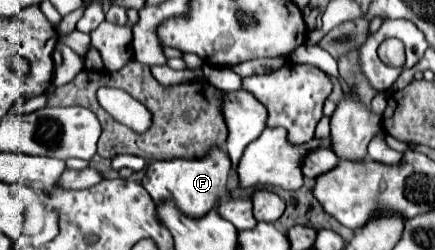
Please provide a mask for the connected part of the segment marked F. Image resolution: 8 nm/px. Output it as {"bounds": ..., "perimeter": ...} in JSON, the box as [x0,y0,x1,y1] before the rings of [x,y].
{"bounds":[143,146,231,218],"perimeter":[[[213,146],[203,158],[193,158],[193,160],[173,158],[163,162],[151,162],[143,176],[143,188],[151,194],[155,202],[173,198],[179,204],[181,212],[185,212],[187,216],[199,218],[199,216],[205,216],[223,198],[229,198],[229,190],[227,190],[229,170],[231,170],[229,154],[223,148]]]}

